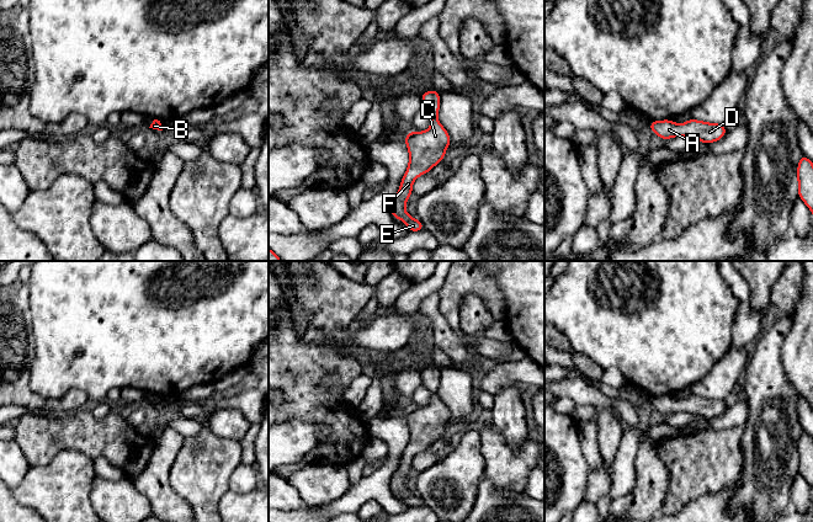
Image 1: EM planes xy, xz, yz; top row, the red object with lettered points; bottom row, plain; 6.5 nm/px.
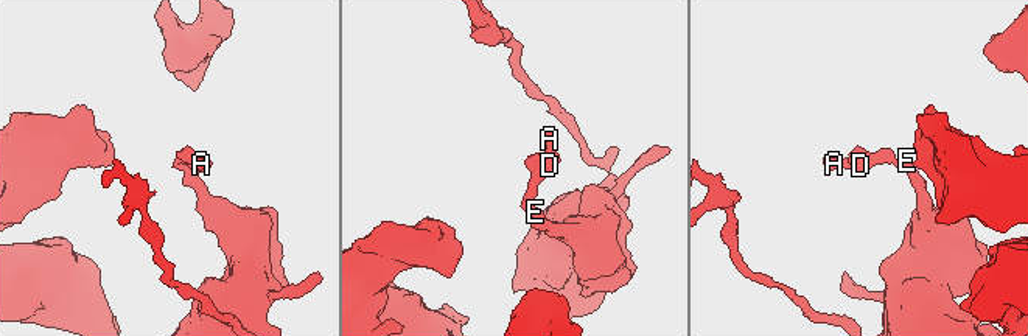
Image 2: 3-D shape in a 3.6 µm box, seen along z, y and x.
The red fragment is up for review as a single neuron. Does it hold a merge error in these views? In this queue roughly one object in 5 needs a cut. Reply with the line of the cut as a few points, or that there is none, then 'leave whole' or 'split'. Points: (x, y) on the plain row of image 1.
no cut; leave whole

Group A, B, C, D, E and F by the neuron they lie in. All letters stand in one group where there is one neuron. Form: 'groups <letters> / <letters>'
groups A B C D E F

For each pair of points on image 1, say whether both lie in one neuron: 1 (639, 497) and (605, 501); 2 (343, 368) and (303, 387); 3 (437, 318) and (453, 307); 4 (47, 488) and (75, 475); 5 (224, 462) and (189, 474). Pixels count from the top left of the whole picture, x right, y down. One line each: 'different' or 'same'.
1: different
2: same
3: different
4: same
5: same

